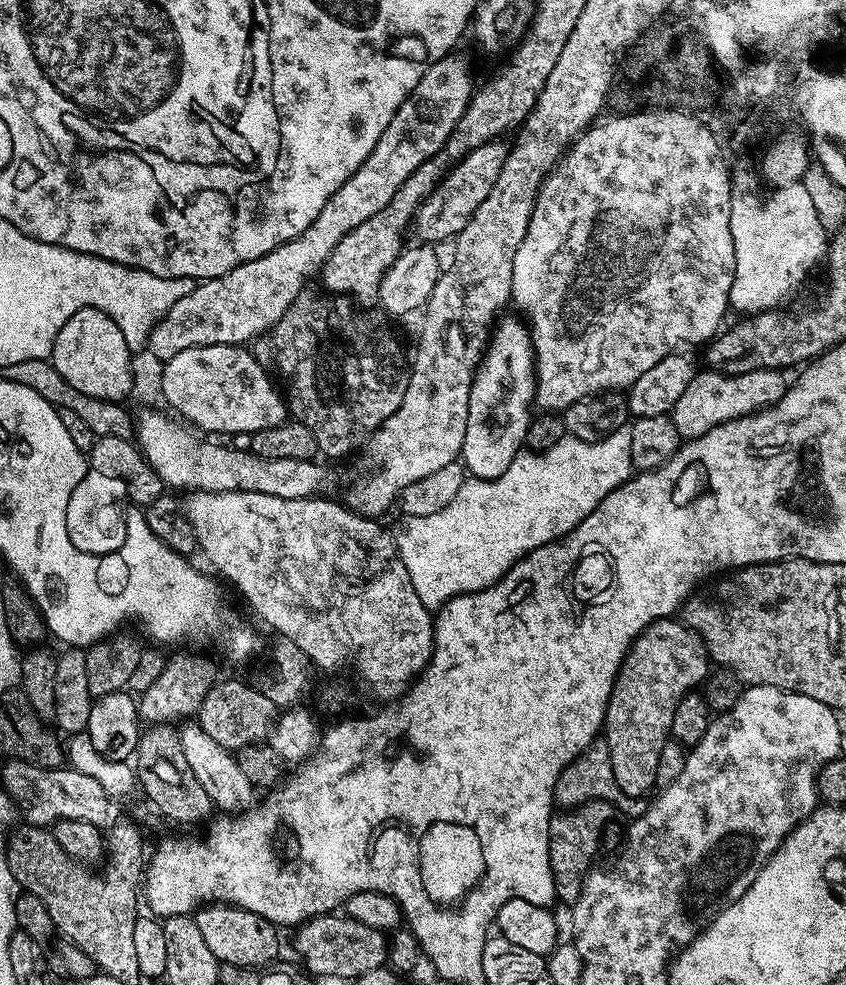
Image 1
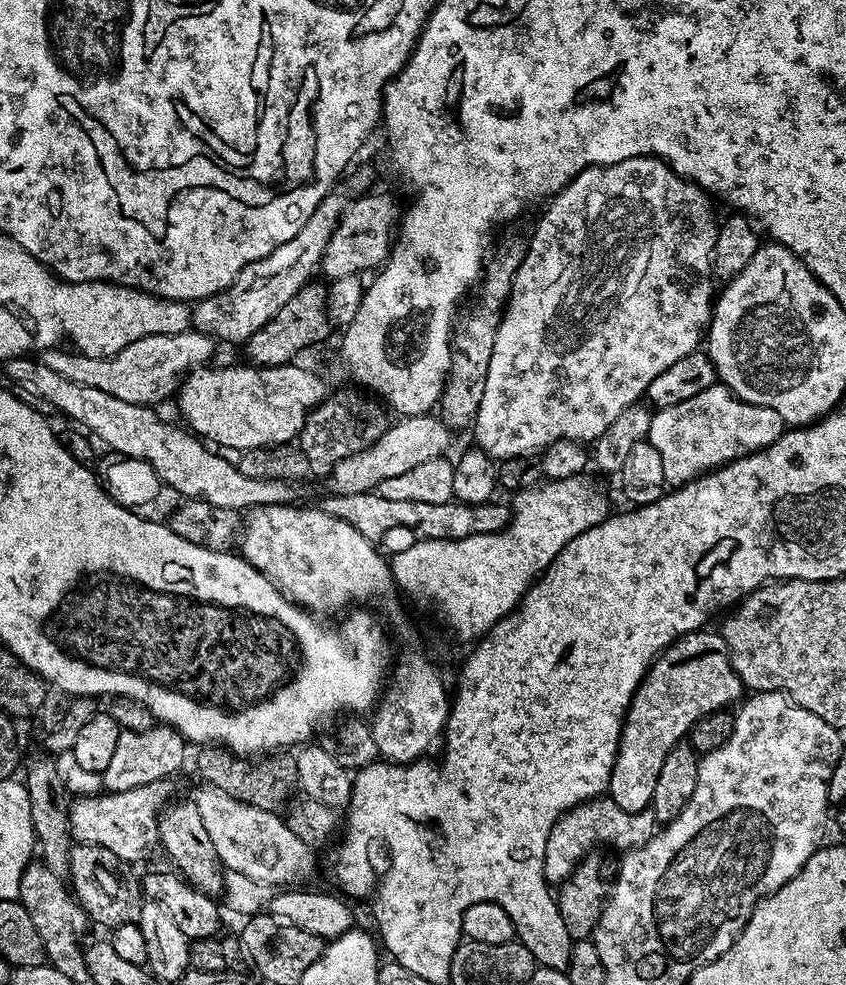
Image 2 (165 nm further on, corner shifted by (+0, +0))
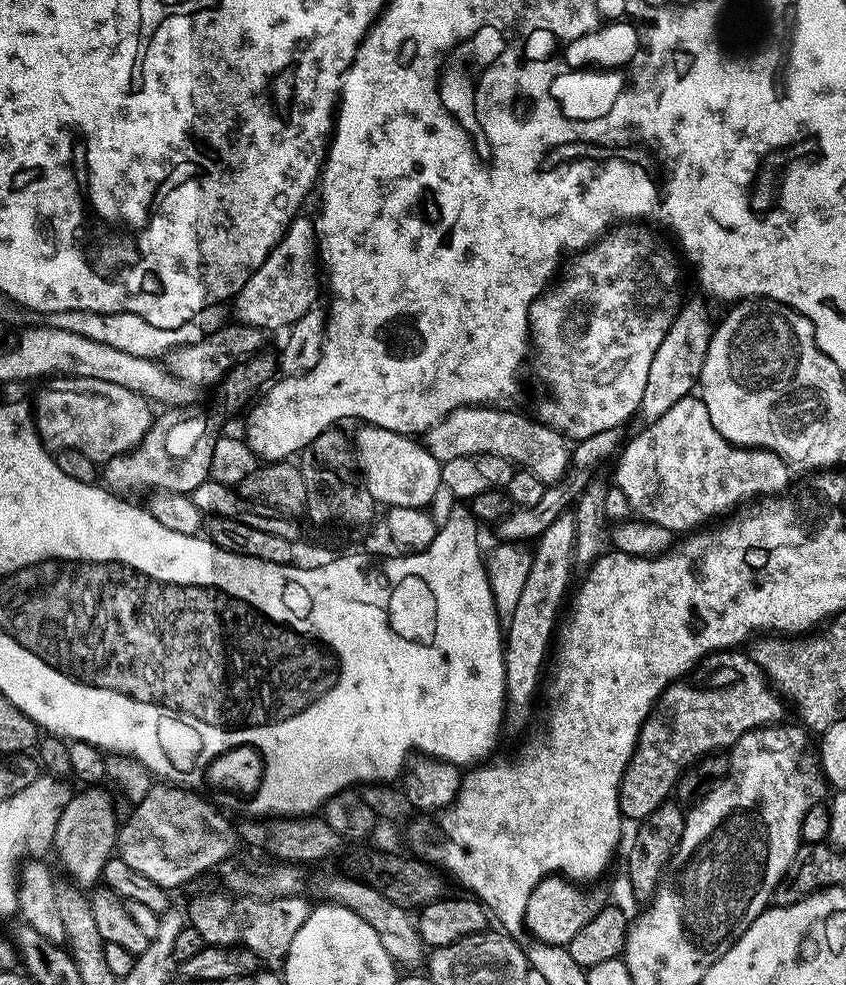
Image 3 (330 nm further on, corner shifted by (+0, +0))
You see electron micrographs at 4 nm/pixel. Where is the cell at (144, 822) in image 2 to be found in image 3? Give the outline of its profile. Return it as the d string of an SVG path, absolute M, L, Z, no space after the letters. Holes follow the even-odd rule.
M153 786L152 789L146 794L145 798L136 804L132 809L132 814L129 816L128 821L121 823L118 828L118 835L116 838L116 848L118 849L119 859L126 862L126 866L130 866L130 870L134 870L138 875L150 878L150 882L154 882L158 886L162 886L166 890L172 890L172 888L180 888L183 884L191 882L195 876L200 876L203 872L208 872L211 868L216 868L232 851L238 847L237 829L232 826L231 822L215 808L208 800L203 800L202 797L196 793L196 790L189 790L184 786Z

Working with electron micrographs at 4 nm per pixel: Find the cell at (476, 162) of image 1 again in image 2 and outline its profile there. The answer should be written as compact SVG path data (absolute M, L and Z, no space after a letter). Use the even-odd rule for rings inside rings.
M370 194L347 205L327 244L321 262L321 273L333 280L364 274L364 271L379 269L391 255L394 242L393 228L402 216L397 200L390 194ZM392 227L392 232L390 228Z

